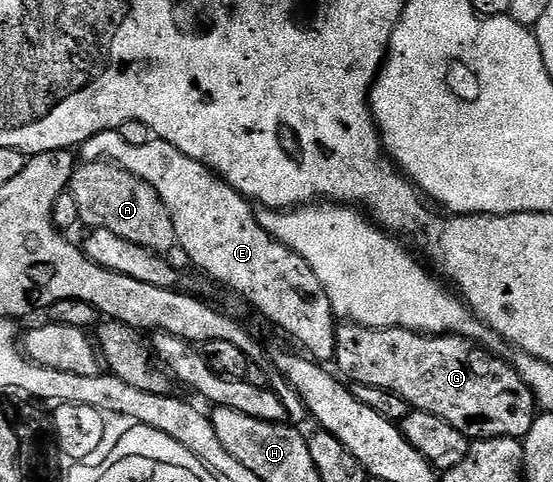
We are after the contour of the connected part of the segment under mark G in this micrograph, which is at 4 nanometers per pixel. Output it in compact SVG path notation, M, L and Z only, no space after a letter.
M342 322L338 324L333 363L338 364L337 371L351 385L363 384L388 390L404 398L411 409L444 418L448 426L456 426L456 430L469 436L471 441L488 438L522 440L532 430L536 419L534 395L517 367L511 361L509 364L493 356L486 346L464 336L431 336L407 328L366 328L363 324Z

